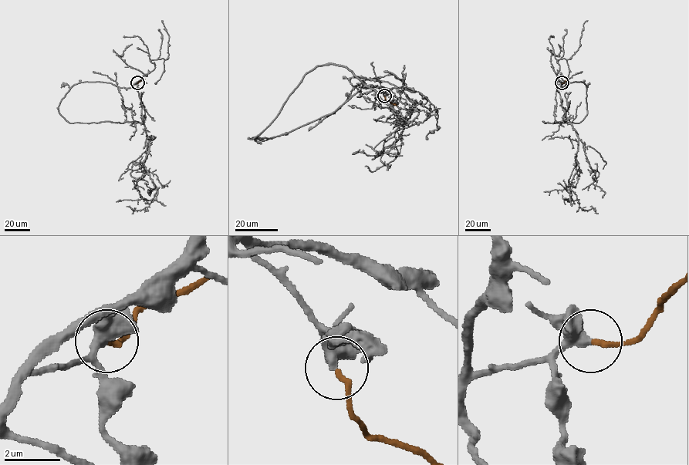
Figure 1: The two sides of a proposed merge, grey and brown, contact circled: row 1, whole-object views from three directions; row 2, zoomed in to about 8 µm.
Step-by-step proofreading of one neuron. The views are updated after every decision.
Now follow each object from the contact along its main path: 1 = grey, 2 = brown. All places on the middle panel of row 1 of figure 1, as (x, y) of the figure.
1: (384, 96), (376, 86), (350, 95), (363, 82), (398, 125), (418, 115), (406, 121), (393, 99), (348, 105)
2: (384, 96), (386, 101), (396, 106)

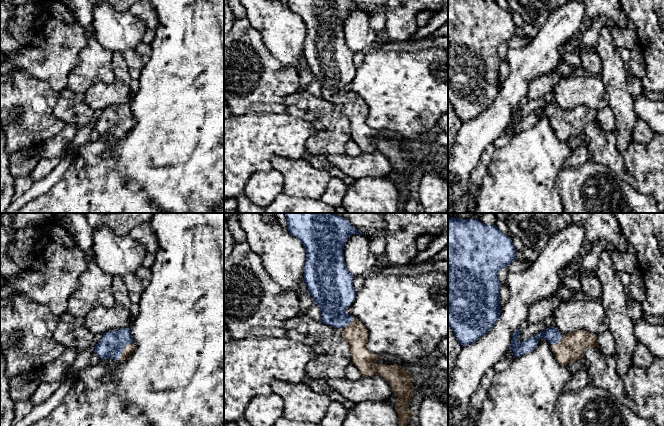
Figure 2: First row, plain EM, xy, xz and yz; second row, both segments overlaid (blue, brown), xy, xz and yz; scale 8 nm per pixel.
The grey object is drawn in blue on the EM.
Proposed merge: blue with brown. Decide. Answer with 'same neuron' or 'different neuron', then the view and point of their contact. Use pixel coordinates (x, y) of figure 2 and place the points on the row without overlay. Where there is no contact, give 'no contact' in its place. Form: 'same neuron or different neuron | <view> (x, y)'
same neuron | xy (123, 125)

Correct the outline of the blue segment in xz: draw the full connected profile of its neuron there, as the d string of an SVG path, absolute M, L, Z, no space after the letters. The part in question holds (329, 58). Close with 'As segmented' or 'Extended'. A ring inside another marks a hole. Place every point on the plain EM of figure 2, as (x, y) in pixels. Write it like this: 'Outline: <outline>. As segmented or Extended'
Outline: M287 0L287 3L306 26L304 58L321 85L321 98L342 106L350 122L352 140L362 152L378 150L388 157L397 173L394 184L398 190L399 210L405 209L406 201L414 193L414 188L409 186L409 177L414 175L413 151L398 140L377 141L381 131L367 124L365 101L345 88L356 68L354 52L346 44L343 25L352 10L363 10L352 0Z. Extended

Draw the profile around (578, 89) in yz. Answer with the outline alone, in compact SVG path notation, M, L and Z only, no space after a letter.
M583 71L562 77L553 91L552 100L561 110L585 106L598 111L608 106L601 77Z

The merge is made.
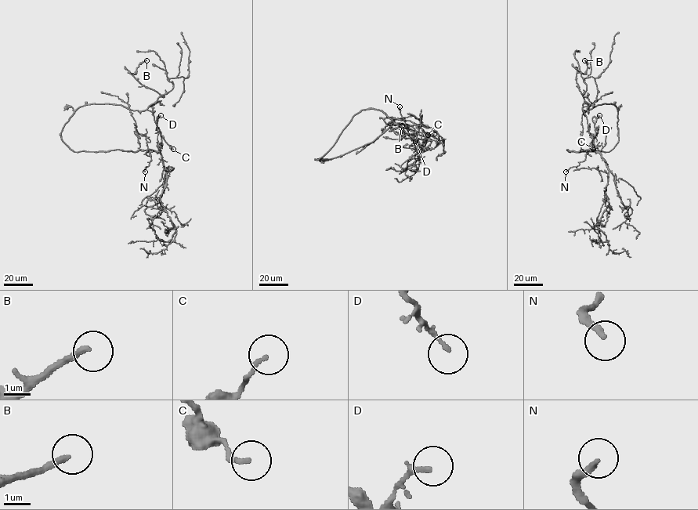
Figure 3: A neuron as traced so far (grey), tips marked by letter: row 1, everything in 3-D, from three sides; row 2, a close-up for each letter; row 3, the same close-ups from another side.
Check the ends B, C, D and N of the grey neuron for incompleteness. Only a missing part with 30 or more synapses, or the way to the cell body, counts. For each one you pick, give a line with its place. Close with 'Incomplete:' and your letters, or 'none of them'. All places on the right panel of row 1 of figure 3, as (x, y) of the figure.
B: place (584, 60)
Incomplete: B

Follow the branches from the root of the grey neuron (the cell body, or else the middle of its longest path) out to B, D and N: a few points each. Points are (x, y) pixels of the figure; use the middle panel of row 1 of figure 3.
B: (395, 122), (387, 123), (385, 130), (392, 124), (414, 124), (392, 117), (384, 119), (392, 128), (402, 125)
D: (395, 122), (409, 135), (413, 136), (413, 133), (411, 135), (411, 133), (415, 141)
N: (395, 122), (403, 128), (406, 127), (399, 106)

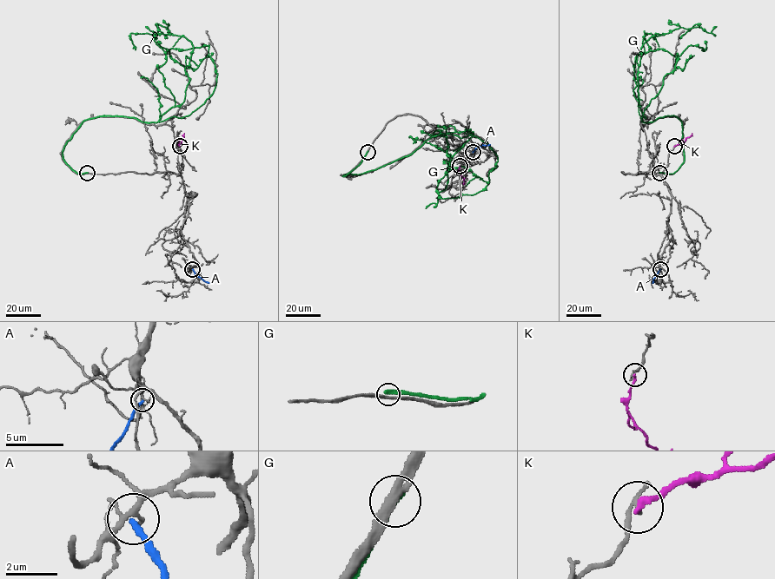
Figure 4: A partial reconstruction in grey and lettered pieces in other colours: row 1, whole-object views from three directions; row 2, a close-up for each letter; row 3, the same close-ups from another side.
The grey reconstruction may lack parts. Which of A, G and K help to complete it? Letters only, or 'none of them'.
none of them

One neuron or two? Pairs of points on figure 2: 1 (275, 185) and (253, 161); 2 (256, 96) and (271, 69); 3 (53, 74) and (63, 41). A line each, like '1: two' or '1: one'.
1: two
2: one
3: one

